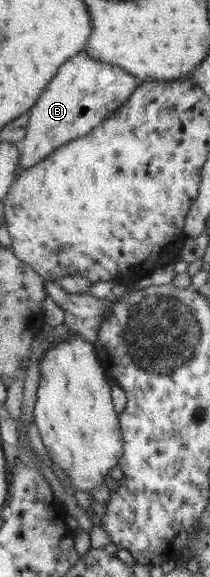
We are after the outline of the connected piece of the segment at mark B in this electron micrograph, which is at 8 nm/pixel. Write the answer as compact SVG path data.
M88 51L72 56L60 66L29 110L26 136L19 143L20 167L27 169L34 166L60 145L88 134L122 106L139 84L140 80L122 67L94 59Z

